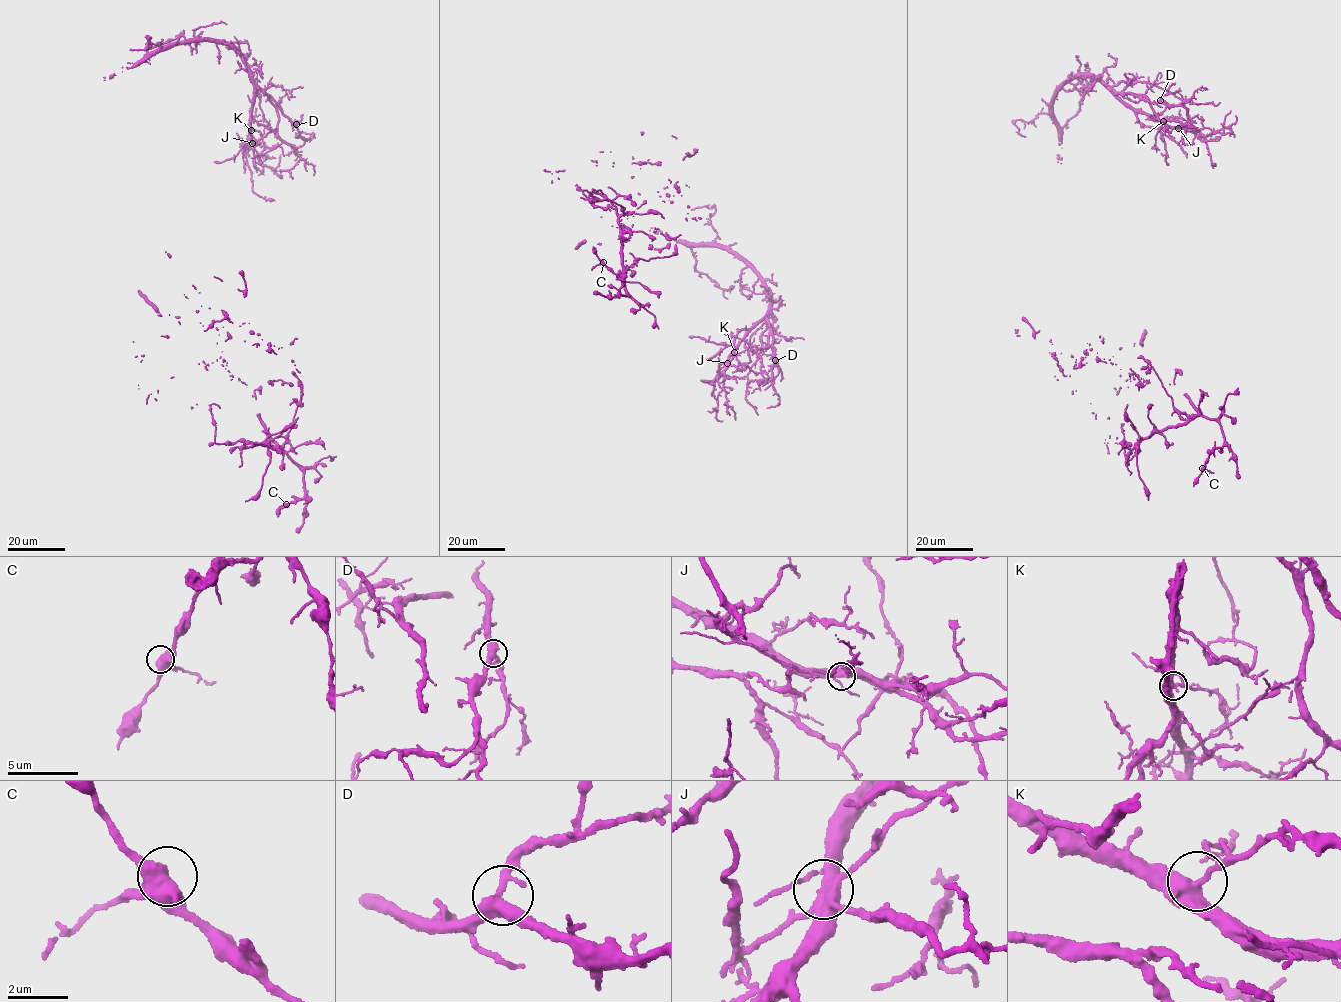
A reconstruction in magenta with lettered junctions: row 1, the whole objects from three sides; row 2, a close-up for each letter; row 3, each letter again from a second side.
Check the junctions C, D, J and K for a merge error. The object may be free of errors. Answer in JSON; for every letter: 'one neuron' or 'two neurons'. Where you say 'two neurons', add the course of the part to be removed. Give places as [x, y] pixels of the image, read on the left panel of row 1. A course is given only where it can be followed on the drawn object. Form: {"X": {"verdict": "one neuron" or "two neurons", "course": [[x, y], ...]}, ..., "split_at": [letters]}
{"C": {"verdict": "one neuron"}, "D": {"verdict": "one neuron"}, "J": {"verdict": "two neurons", "course": [[253, 143], [264, 137], [269, 128]]}, "K": {"verdict": "one neuron"}, "split_at": ["J"]}

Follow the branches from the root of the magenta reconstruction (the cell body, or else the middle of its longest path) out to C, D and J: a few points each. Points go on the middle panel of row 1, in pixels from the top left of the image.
C: (701, 380), (708, 381), (676, 250), (629, 267), (621, 278), (627, 296), (603, 262)
D: (701, 380), (710, 384), (735, 356), (749, 347), (766, 349), (770, 333), (775, 360)
J: (701, 380), (710, 384), (724, 370), (727, 363)

